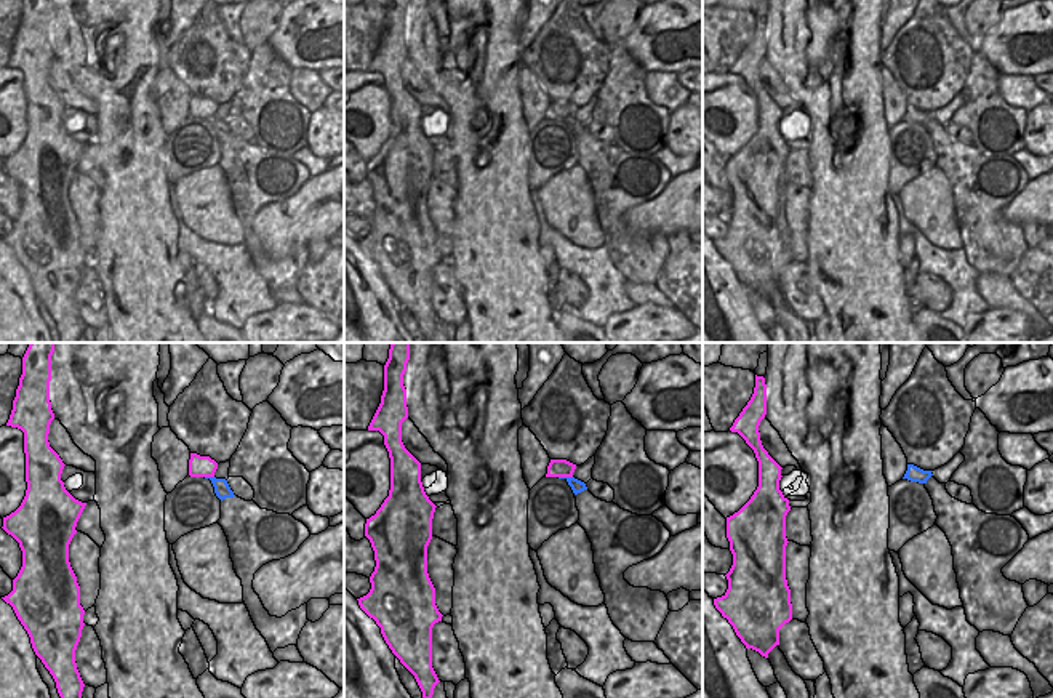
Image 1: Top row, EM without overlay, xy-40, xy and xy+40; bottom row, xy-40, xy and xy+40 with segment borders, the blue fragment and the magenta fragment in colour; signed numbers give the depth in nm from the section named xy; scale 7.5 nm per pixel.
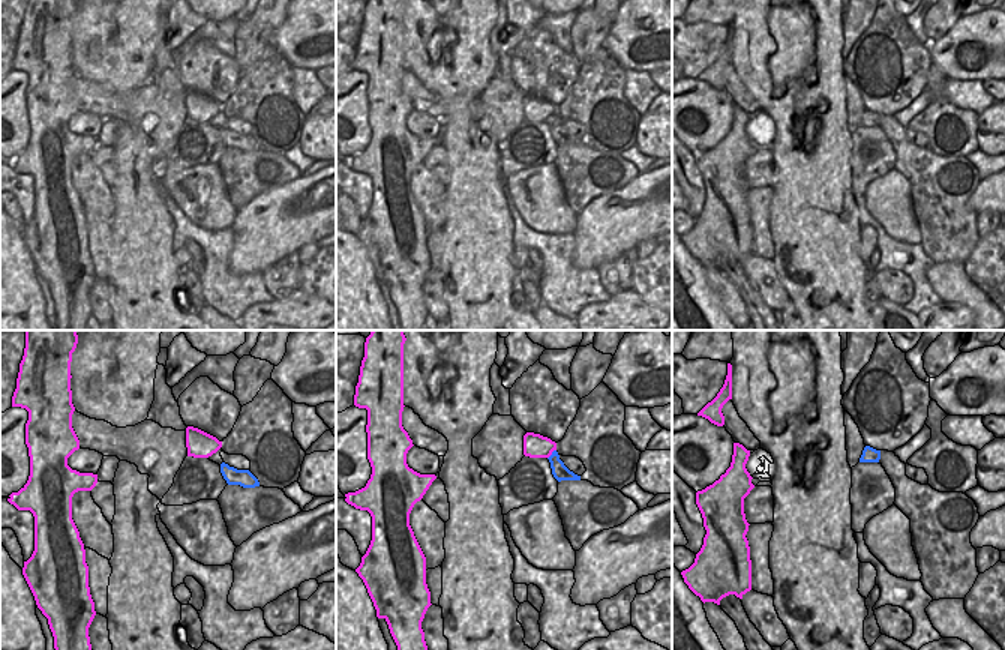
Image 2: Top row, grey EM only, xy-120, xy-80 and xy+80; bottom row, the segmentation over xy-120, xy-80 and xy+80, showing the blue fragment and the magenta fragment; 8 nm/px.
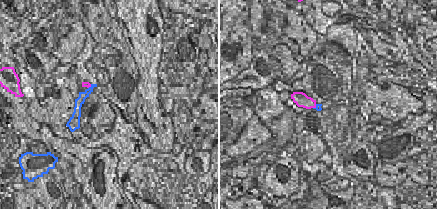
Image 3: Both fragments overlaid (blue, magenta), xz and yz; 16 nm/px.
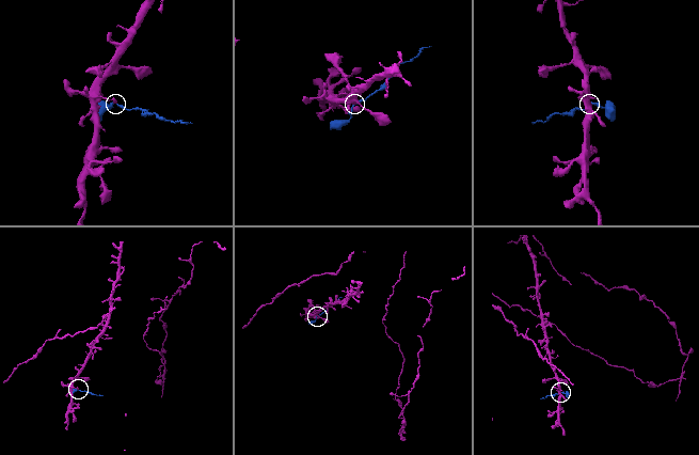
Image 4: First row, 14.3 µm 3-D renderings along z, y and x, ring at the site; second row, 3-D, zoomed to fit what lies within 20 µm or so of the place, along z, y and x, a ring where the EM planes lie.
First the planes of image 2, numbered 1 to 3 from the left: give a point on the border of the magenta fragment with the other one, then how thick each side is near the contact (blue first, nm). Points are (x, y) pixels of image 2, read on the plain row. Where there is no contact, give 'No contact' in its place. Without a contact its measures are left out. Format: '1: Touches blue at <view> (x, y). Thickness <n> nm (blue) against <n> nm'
1: No contact
2: Touches blue at xy-80 (552, 117). Thickness 130 nm (blue) against 190 nm
3: No contact.

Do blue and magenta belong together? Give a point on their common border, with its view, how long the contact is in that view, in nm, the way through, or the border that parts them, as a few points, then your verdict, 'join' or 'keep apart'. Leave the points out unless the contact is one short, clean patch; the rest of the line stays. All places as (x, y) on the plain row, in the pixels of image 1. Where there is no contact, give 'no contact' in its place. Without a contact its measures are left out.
contact xy (565, 119); length 110 nm; border xy (559, 117), (572, 119); keep apart

